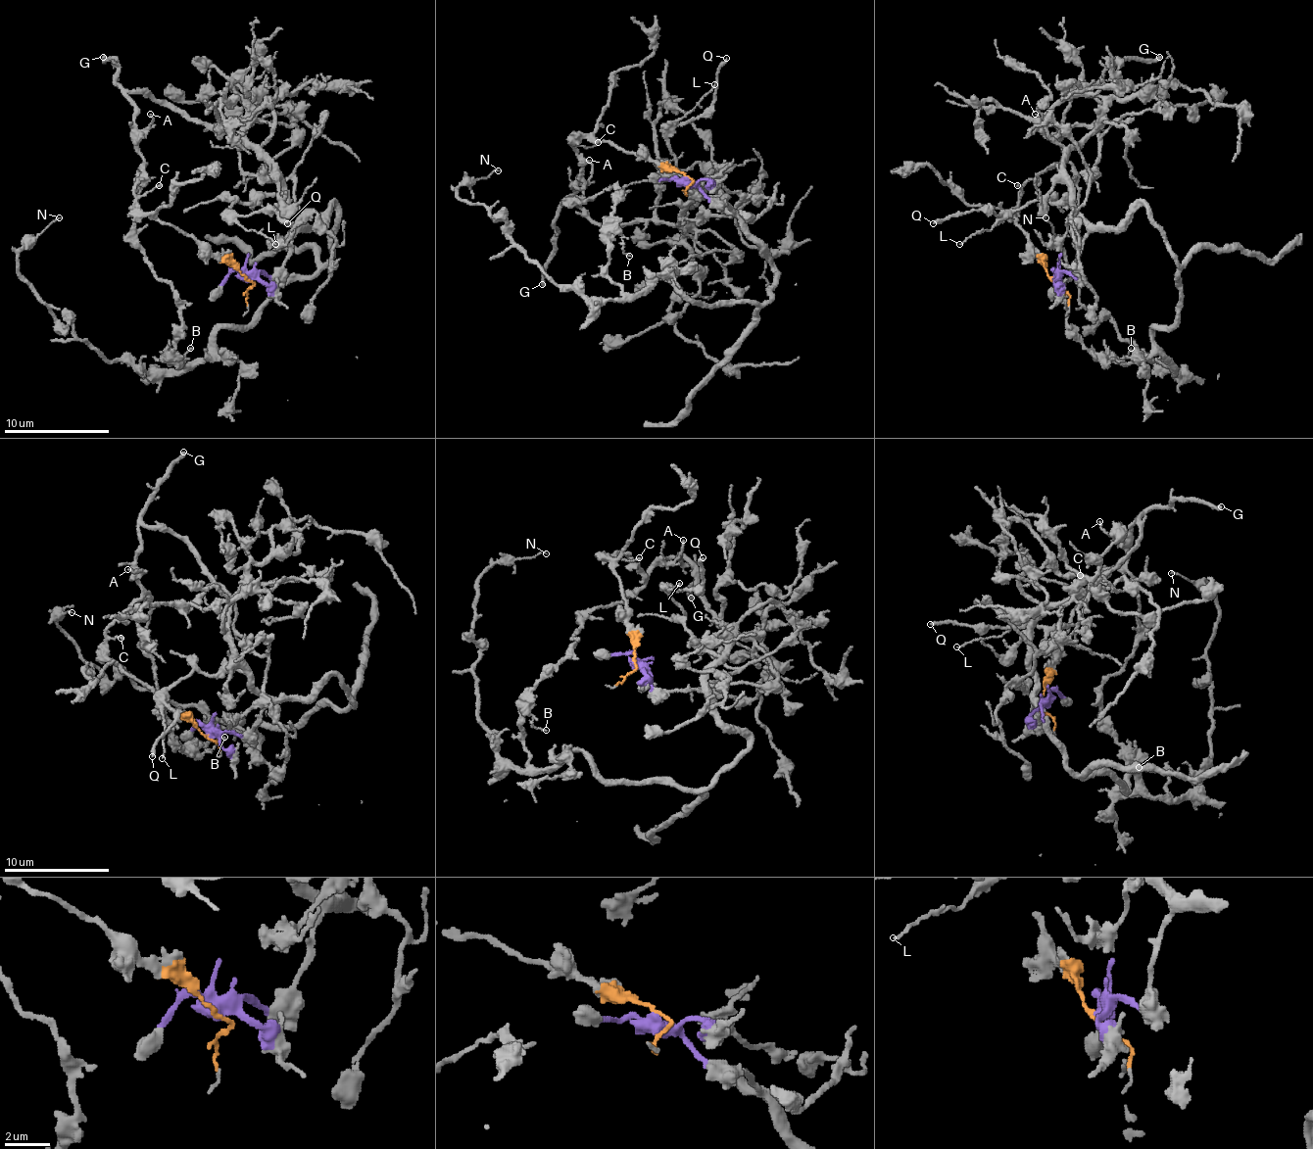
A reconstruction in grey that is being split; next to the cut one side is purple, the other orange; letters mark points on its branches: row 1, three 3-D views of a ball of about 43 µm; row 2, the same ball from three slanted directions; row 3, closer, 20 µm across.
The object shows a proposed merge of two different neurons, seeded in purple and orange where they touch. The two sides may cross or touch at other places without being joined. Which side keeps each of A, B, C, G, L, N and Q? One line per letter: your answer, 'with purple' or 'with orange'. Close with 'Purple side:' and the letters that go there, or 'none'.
A: with orange
B: with orange
C: with orange
G: with orange
L: with purple
N: with purple
Q: with purple
Purple side: L, N, Q

